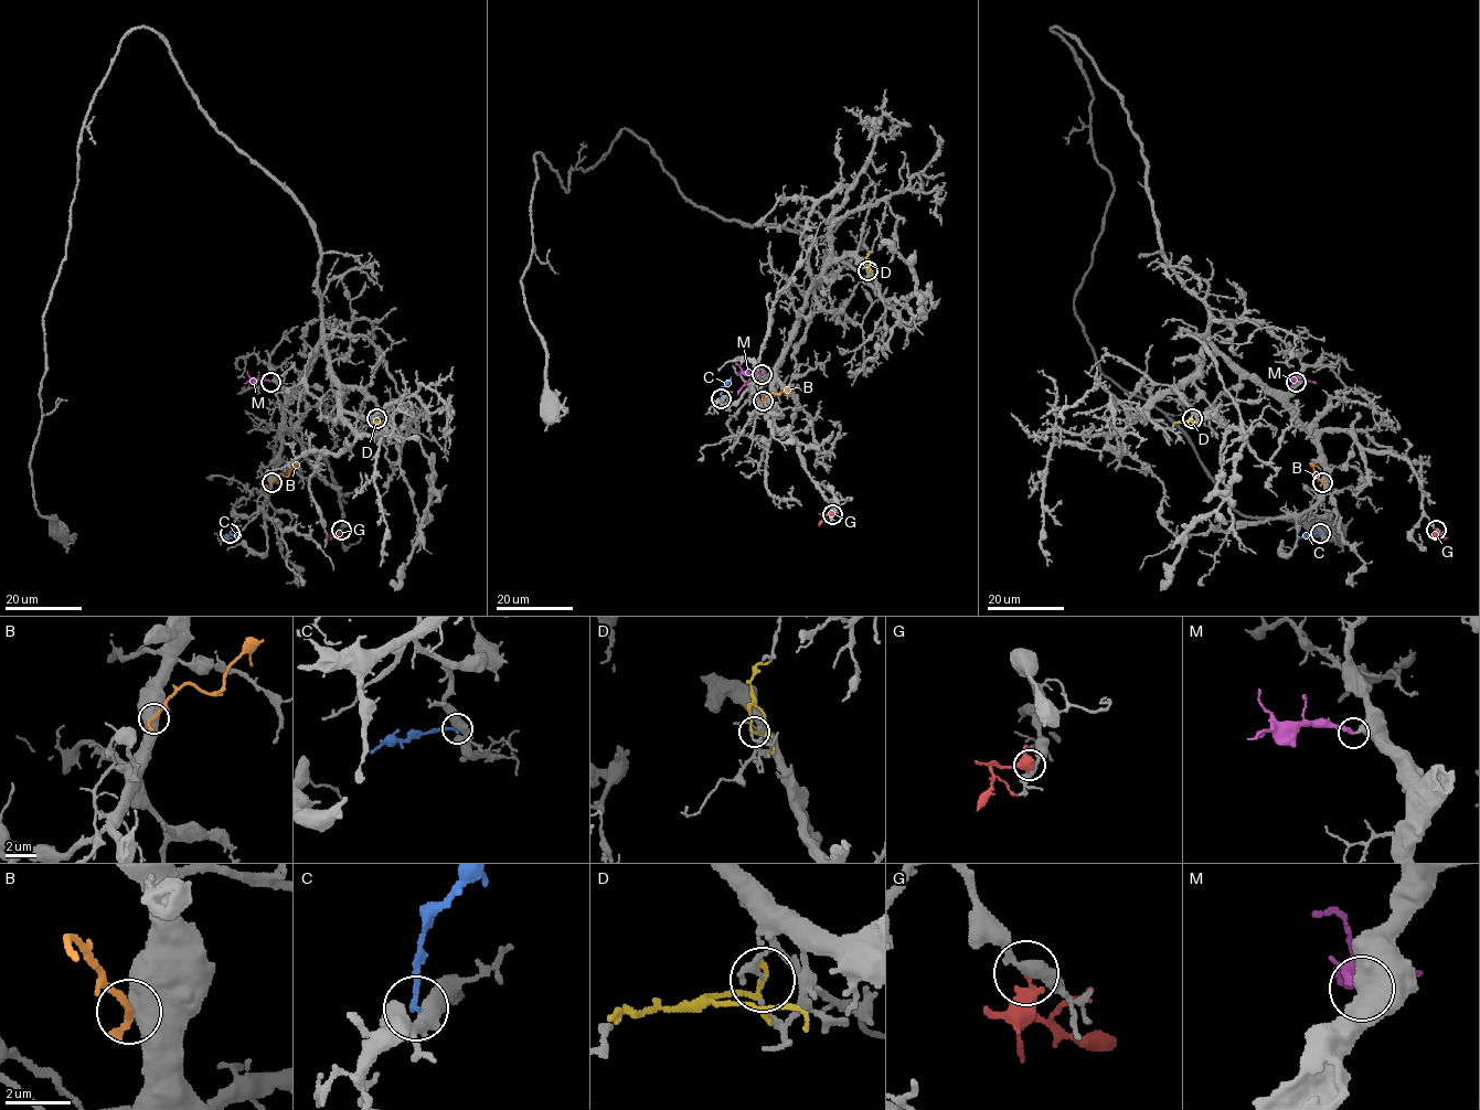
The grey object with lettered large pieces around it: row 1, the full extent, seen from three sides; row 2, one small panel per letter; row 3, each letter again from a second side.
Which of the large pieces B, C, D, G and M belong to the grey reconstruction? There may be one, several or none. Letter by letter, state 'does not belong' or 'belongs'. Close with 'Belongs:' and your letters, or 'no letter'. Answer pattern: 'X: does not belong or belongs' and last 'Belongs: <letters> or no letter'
B: does not belong
C: does not belong
D: does not belong
G: does not belong
M: belongs
Belongs: M

